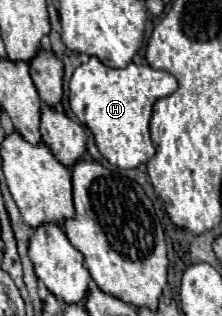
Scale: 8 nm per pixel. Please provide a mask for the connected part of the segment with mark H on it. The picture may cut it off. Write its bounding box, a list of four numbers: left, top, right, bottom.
[69,56,177,168]

